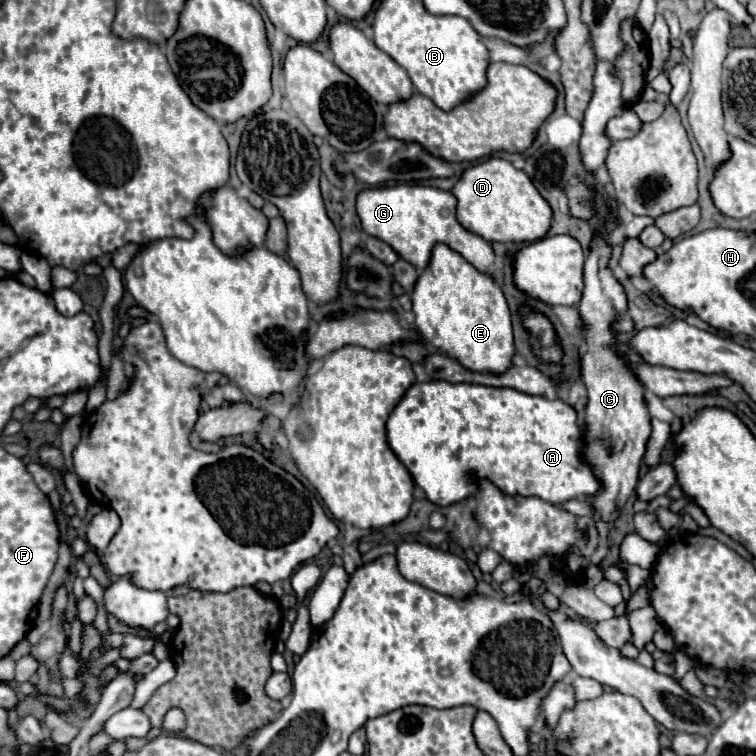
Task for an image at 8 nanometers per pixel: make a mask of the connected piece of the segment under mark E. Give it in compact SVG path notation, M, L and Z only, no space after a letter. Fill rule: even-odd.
M435 244L427 268L419 272L411 294L415 326L425 342L449 354L469 370L503 374L515 354L511 312L501 286L491 274L479 272L459 252Z

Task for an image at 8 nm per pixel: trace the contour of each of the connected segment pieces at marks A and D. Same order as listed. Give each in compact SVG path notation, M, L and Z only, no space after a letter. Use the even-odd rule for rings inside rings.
M445 380L415 382L389 414L387 442L411 472L415 484L425 492L427 500L437 506L449 506L473 496L479 490L475 478L493 482L507 496L537 496L551 504L591 496L599 490L599 482L581 458L581 428L577 426L573 406L511 388L451 384Z
M489 158L465 168L451 192L457 198L457 220L461 226L487 242L535 242L549 230L551 206L527 174L503 158Z

